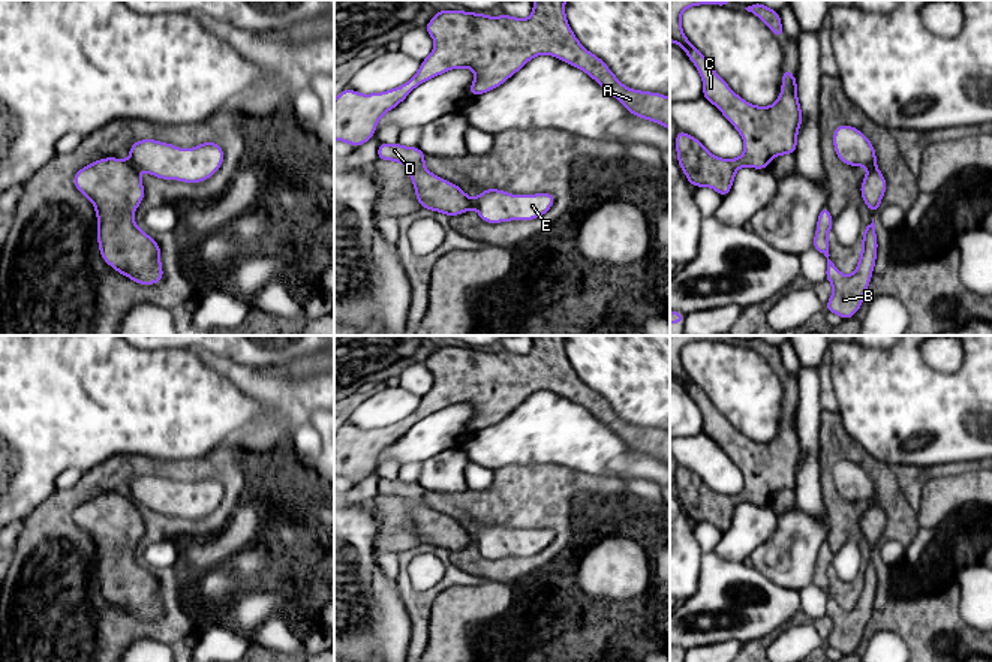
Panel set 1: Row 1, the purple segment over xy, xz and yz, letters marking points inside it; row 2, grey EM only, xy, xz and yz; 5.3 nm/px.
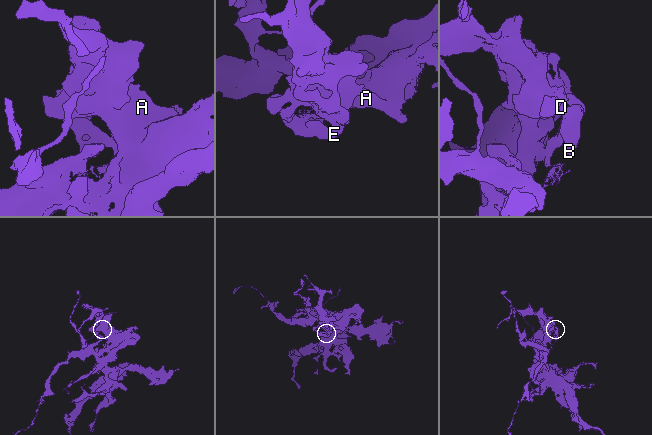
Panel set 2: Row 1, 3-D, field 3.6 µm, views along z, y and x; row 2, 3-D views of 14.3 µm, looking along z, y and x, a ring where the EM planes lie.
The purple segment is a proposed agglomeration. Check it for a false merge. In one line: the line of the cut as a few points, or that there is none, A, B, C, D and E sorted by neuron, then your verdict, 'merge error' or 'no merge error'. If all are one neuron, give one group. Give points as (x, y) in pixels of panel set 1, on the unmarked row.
cut in xy along (128, 496), (138, 505); A C E / B D; merge error

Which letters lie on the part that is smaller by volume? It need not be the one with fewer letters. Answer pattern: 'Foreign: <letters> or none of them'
Foreign: B, D

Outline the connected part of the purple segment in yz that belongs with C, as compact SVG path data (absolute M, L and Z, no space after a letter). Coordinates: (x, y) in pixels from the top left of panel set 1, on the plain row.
M670 335L670 377L676 377L695 400L703 413L703 433L736 463L745 485L737 494L719 494L697 473L677 466L676 487L677 497L694 524L707 521L724 533L730 529L739 503L764 505L776 491L794 491L803 451L796 425L797 413L790 404L782 407L781 430L772 442L751 440L727 421L682 365L683 346L698 340L730 341L730 335Z

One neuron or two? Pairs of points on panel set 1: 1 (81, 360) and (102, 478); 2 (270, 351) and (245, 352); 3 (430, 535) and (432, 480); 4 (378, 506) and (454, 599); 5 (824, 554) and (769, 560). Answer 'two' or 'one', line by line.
1: two
2: one
3: two
4: one
5: two

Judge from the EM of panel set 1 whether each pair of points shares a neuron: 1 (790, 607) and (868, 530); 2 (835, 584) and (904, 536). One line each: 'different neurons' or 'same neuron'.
1: different neurons
2: same neuron

